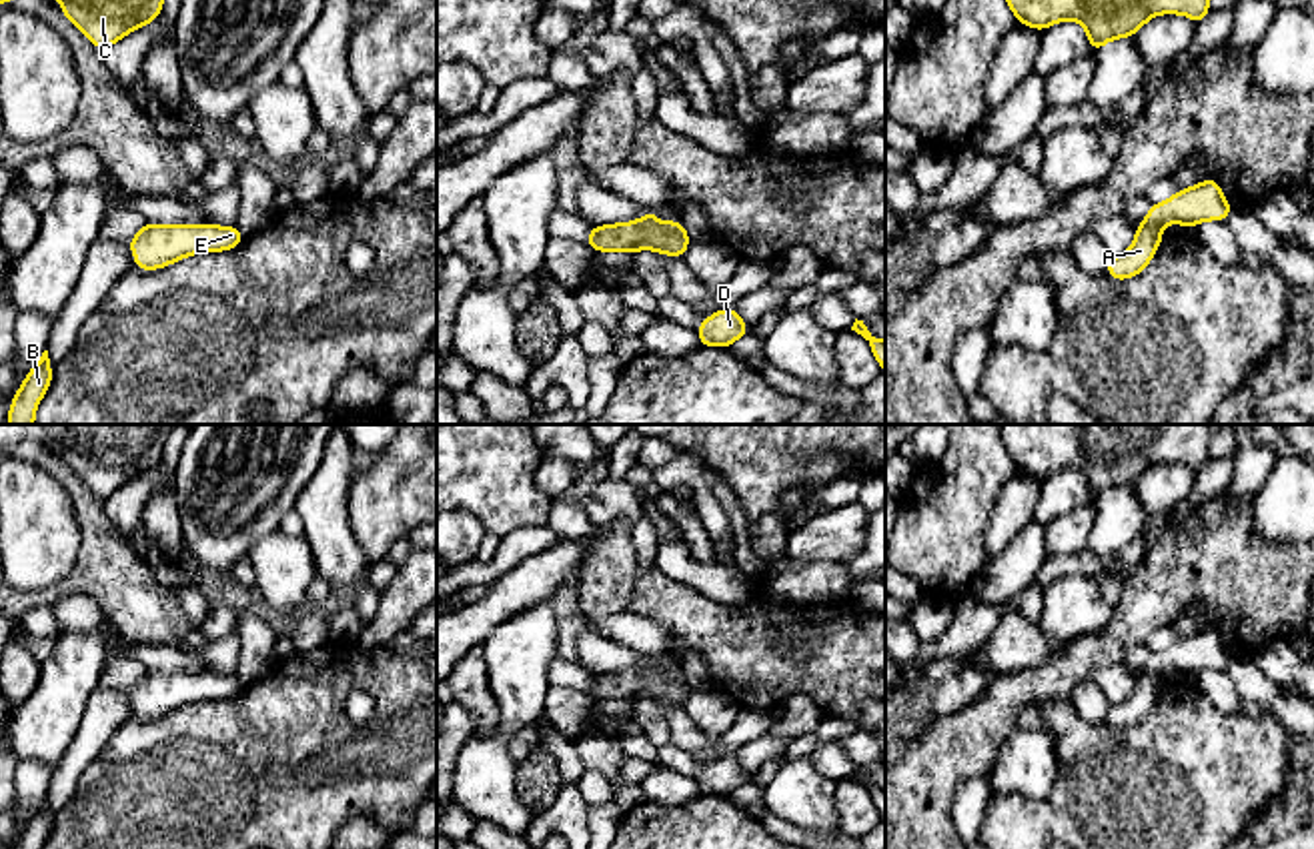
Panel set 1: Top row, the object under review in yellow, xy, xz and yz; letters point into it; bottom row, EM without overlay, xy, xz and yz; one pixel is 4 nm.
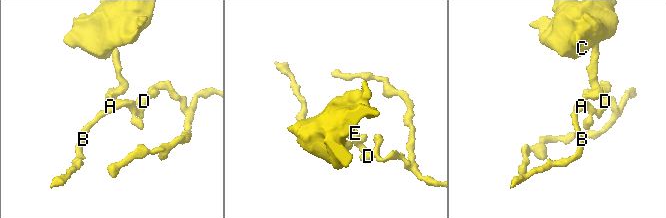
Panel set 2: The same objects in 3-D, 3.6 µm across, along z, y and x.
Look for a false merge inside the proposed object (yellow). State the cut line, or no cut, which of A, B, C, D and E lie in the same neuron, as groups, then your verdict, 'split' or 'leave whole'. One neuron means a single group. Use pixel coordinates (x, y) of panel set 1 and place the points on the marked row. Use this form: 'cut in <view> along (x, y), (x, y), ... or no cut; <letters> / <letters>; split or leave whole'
cut in yz along (1138, 225), (1158, 229); A B D E / C; split

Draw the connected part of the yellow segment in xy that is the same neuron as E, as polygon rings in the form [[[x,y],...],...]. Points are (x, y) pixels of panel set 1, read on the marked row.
[[[148,222],[128,246],[136,268],[156,270],[190,254],[230,250],[242,240],[244,234],[236,226]]]

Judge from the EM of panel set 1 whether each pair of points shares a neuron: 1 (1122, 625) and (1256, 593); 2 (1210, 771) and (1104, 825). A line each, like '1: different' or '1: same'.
1: same
2: same

